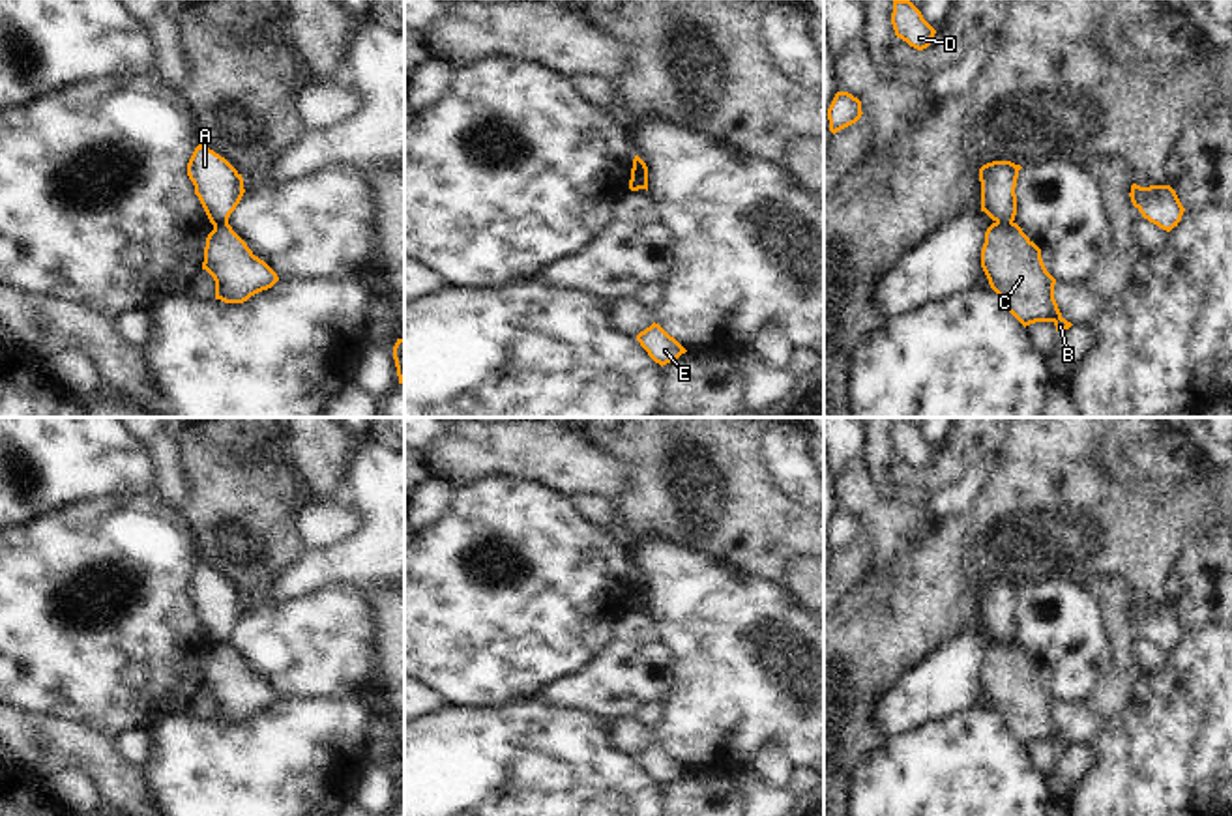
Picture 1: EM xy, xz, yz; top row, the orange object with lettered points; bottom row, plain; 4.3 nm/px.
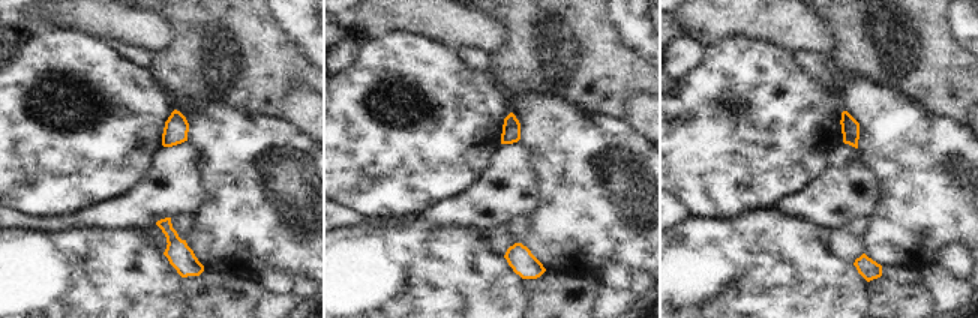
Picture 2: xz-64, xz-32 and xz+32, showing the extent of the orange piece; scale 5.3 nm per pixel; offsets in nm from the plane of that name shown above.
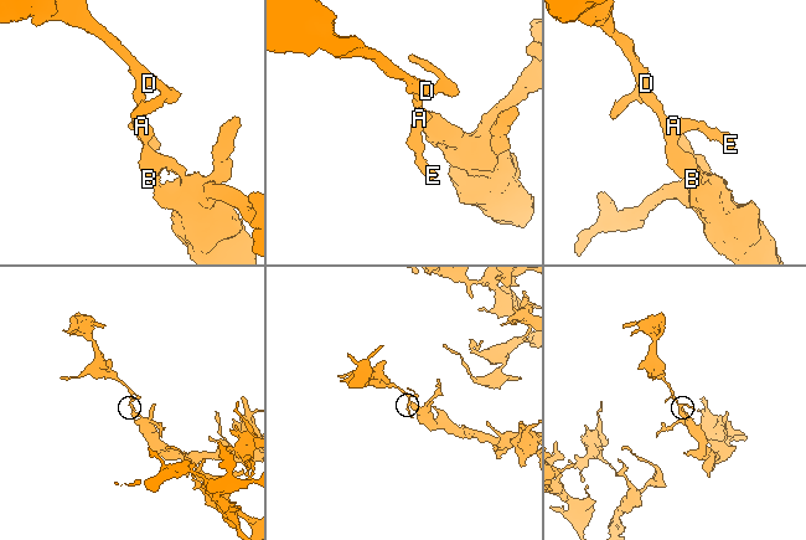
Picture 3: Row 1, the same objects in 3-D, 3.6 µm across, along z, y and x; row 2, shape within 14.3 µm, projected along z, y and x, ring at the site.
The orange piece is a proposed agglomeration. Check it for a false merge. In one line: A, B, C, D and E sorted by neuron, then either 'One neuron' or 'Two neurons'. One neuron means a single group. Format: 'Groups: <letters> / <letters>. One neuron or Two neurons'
Groups: A D E / B C. Two neurons.

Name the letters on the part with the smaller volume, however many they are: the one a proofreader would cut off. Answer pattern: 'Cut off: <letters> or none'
Cut off: A, D, E

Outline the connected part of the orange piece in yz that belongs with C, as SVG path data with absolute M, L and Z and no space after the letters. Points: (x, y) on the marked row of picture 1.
M992 223L985 232L981 268L1004 307L1026 328L1052 322L1065 331L1067 322L1054 299L1056 279L1047 271L1041 249L1017 223Z

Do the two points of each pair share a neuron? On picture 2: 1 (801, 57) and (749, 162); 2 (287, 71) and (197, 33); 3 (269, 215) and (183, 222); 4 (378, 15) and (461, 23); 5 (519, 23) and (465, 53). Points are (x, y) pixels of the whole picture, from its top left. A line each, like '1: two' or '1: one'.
1: two
2: one
3: two
4: one
5: two

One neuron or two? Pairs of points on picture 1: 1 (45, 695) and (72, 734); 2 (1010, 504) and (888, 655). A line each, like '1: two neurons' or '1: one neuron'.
1: two neurons
2: one neuron

